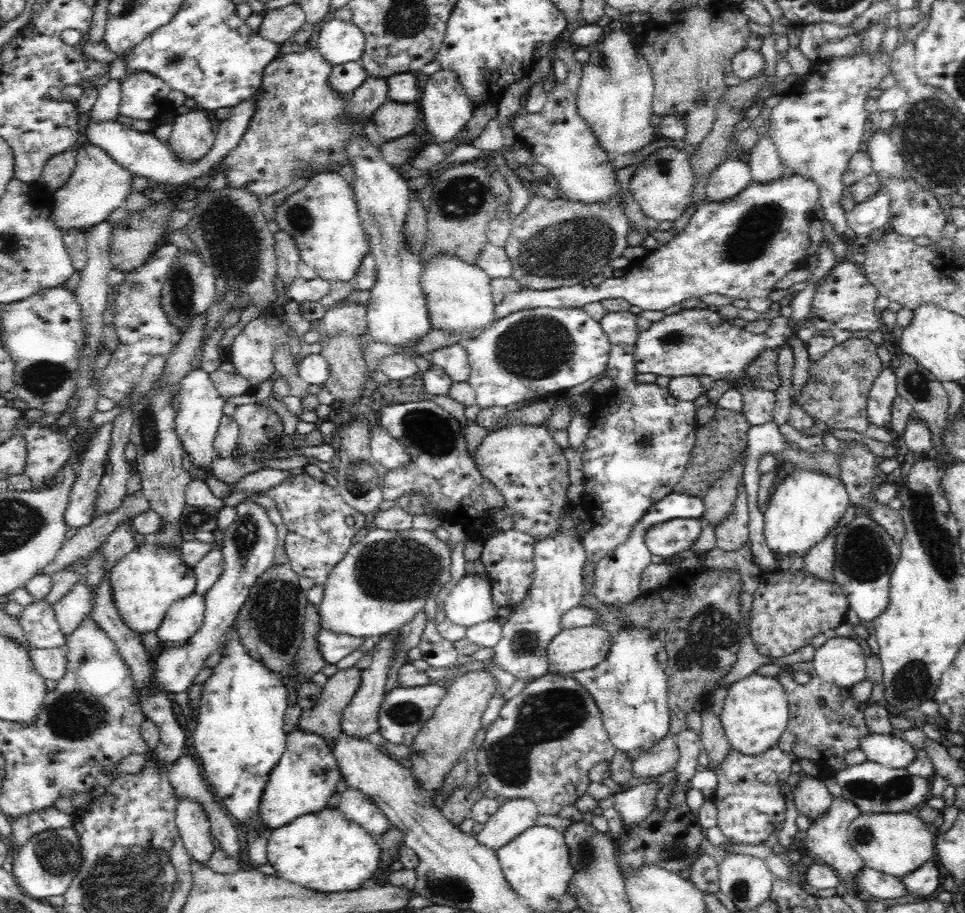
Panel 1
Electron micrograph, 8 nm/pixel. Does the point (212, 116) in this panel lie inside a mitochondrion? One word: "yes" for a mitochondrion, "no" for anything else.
no

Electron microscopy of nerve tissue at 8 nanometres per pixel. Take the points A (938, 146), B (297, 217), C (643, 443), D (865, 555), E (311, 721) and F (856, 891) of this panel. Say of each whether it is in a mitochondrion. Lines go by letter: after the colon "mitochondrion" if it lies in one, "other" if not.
A: mitochondrion
B: mitochondrion
C: mitochondrion
D: mitochondrion
E: other
F: other

